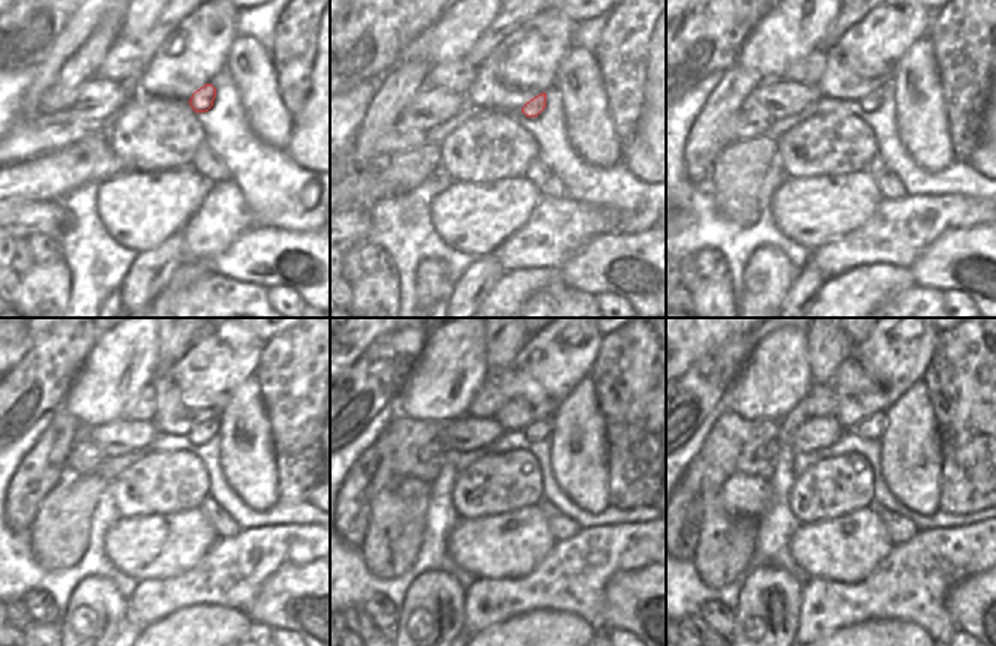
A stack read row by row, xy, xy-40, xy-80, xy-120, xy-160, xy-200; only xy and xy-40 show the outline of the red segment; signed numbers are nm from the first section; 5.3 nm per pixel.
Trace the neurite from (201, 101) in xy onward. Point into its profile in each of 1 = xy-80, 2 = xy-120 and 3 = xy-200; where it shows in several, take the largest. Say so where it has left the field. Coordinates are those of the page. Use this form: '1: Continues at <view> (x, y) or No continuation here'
1: Continues at xy-80 (870, 102)
2: Continues at xy-120 (203, 432)
3: Continues at xy-200 (870, 429).

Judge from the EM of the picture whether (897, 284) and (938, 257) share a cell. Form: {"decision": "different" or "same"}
{"decision": "different"}

